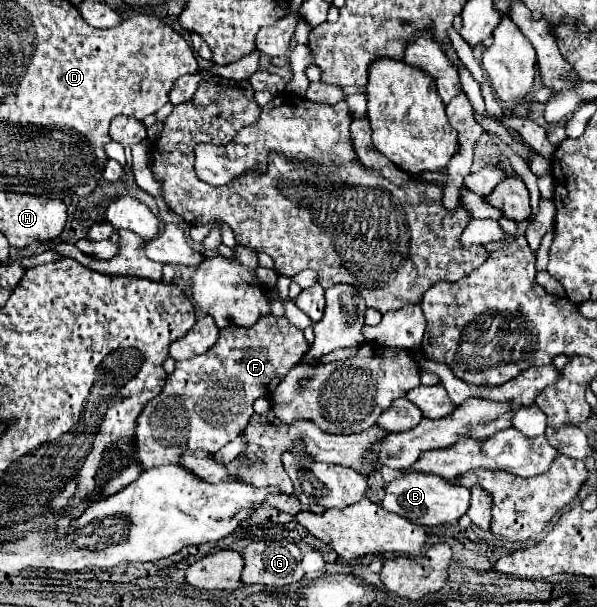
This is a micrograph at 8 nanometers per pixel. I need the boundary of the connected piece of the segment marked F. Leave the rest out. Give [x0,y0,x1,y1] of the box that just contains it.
[135,316,309,470]

